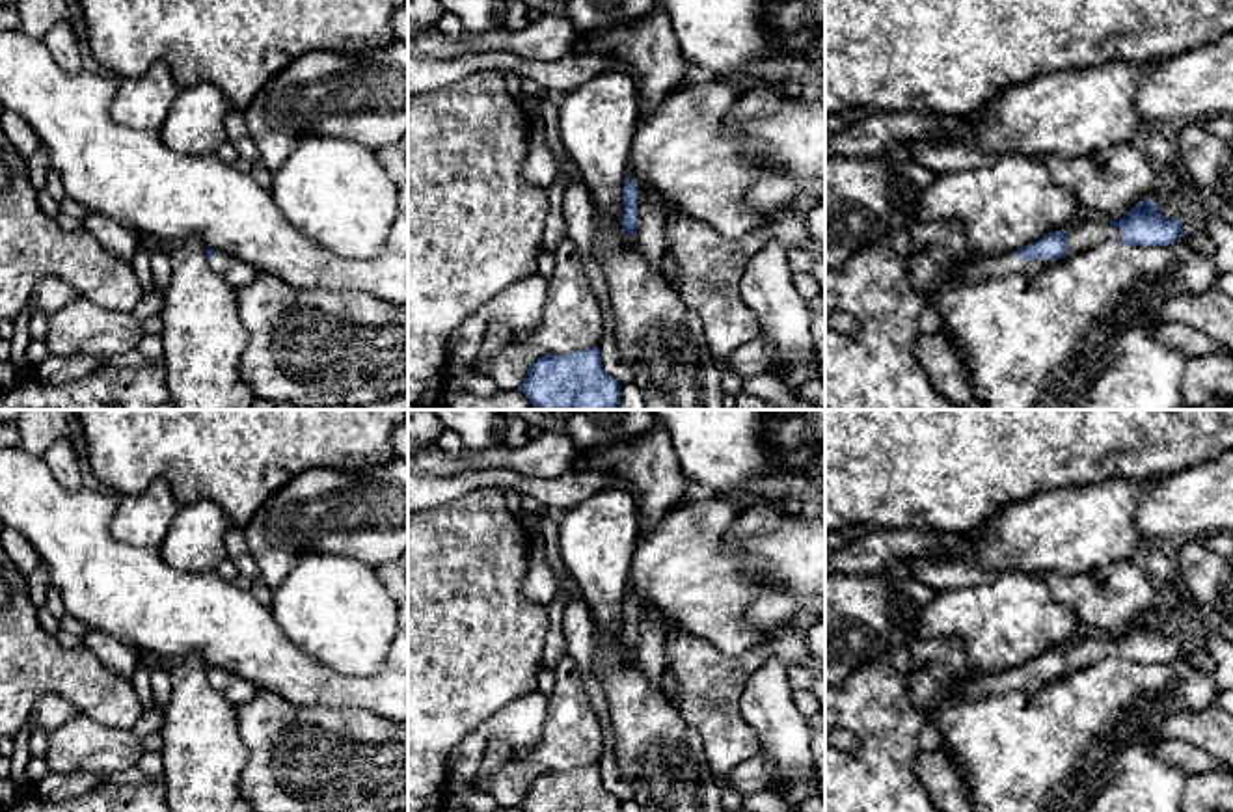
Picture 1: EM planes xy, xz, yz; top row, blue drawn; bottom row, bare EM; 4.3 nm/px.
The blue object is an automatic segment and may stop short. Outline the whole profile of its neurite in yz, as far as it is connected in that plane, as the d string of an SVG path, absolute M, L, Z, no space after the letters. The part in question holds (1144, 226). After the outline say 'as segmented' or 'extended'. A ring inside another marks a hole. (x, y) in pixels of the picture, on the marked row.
M1144 199L1119 220L1082 216L1071 227L1052 231L1017 251L970 263L961 270L961 277L976 285L1011 272L1037 274L1052 261L1112 240L1114 227L1121 229L1119 240L1131 246L1170 246L1188 235L1181 218L1166 218L1153 199Z; extended

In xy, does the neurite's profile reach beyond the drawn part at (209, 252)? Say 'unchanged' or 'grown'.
grown

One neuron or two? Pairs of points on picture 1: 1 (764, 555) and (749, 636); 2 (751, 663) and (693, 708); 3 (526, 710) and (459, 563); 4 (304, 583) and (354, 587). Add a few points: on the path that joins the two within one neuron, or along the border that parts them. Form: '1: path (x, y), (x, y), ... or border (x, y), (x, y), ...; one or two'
1: path (744, 576), (736, 583), (736, 615); one
2: path (736, 671), (708, 693); one
3: border (535, 688), (511, 701), (483, 723); two
4: path (317, 587), (341, 587); one

